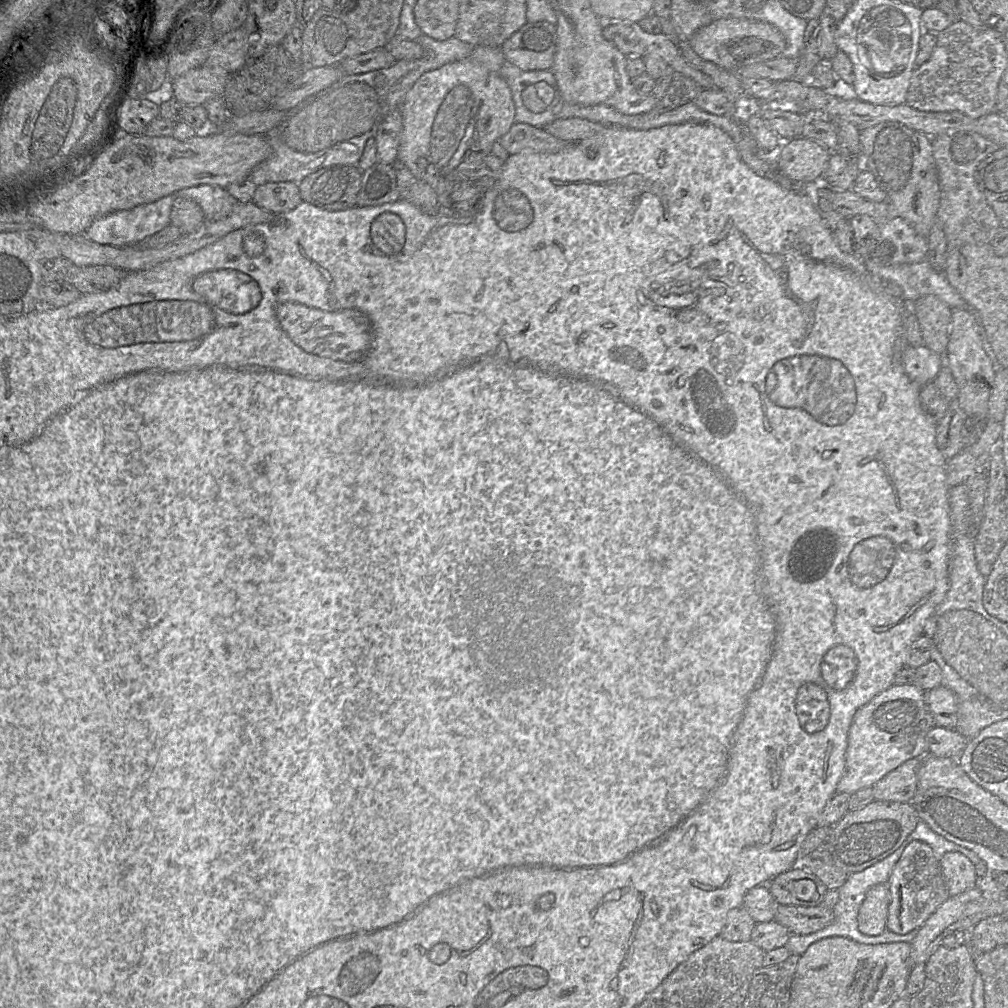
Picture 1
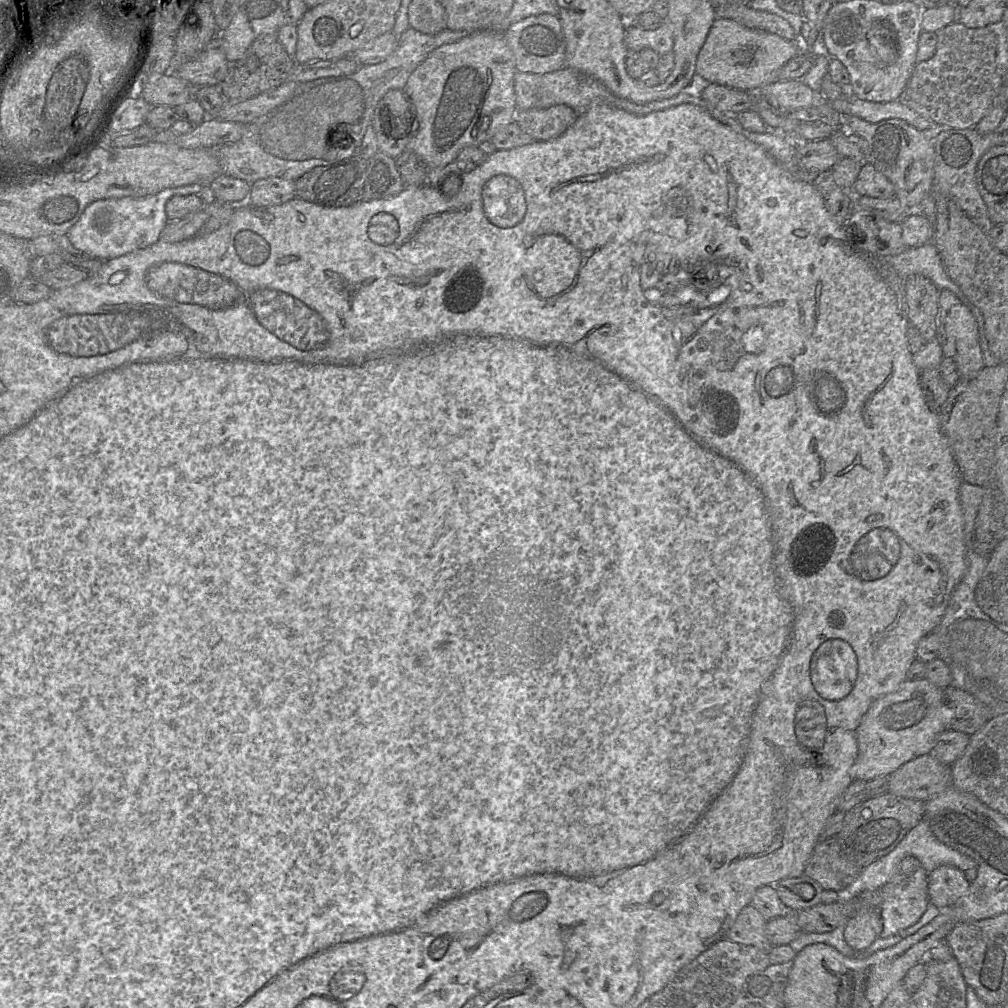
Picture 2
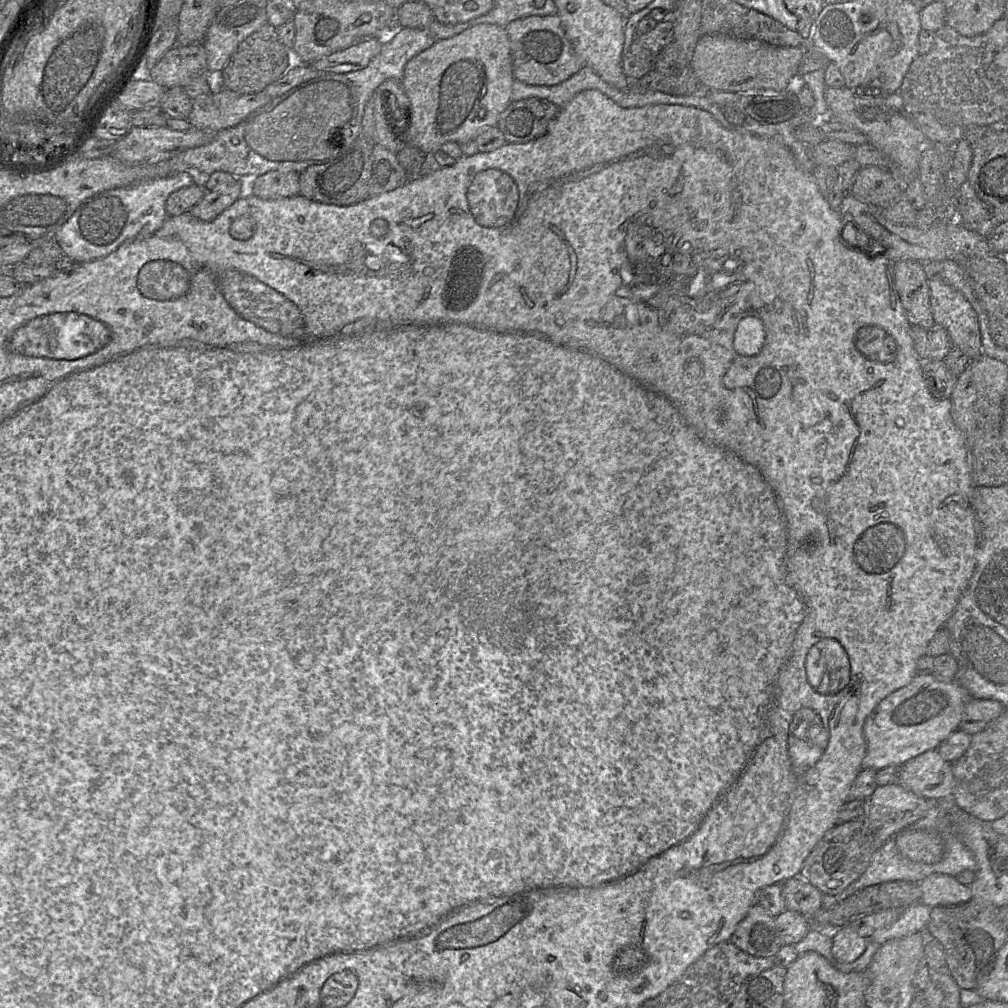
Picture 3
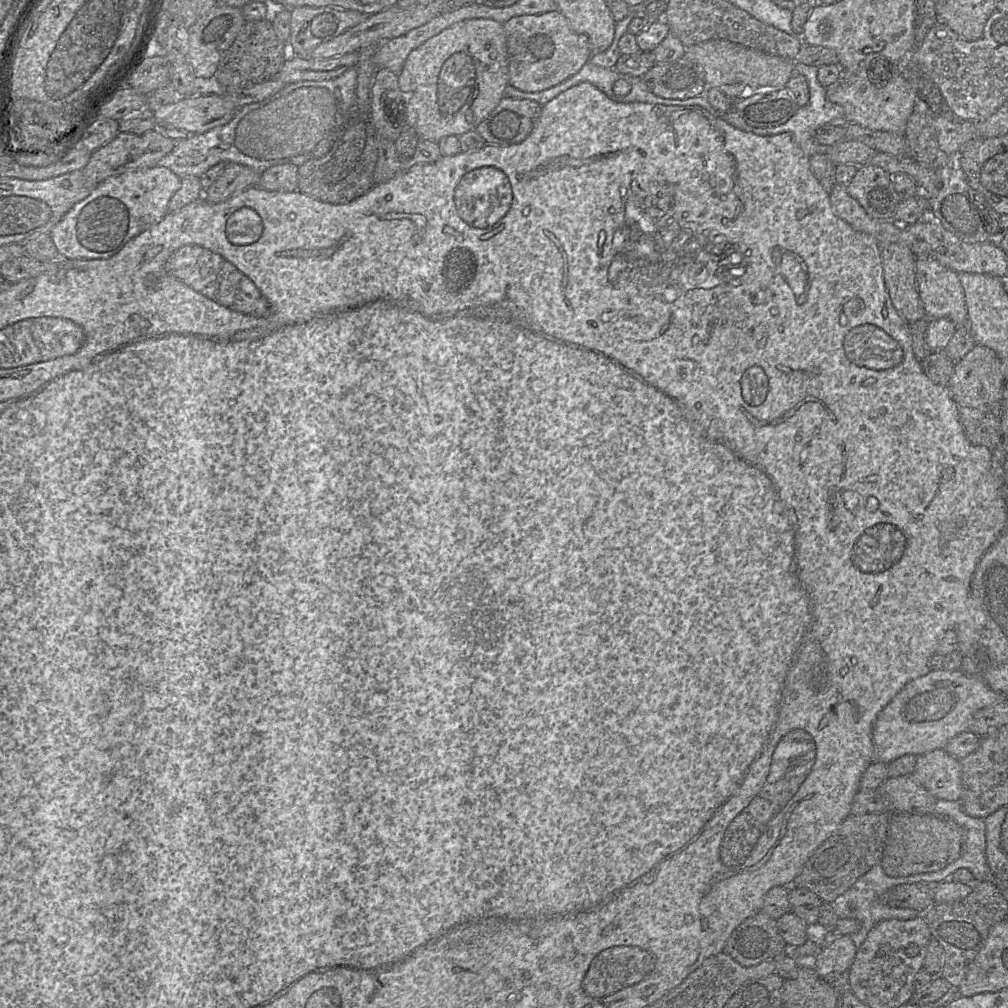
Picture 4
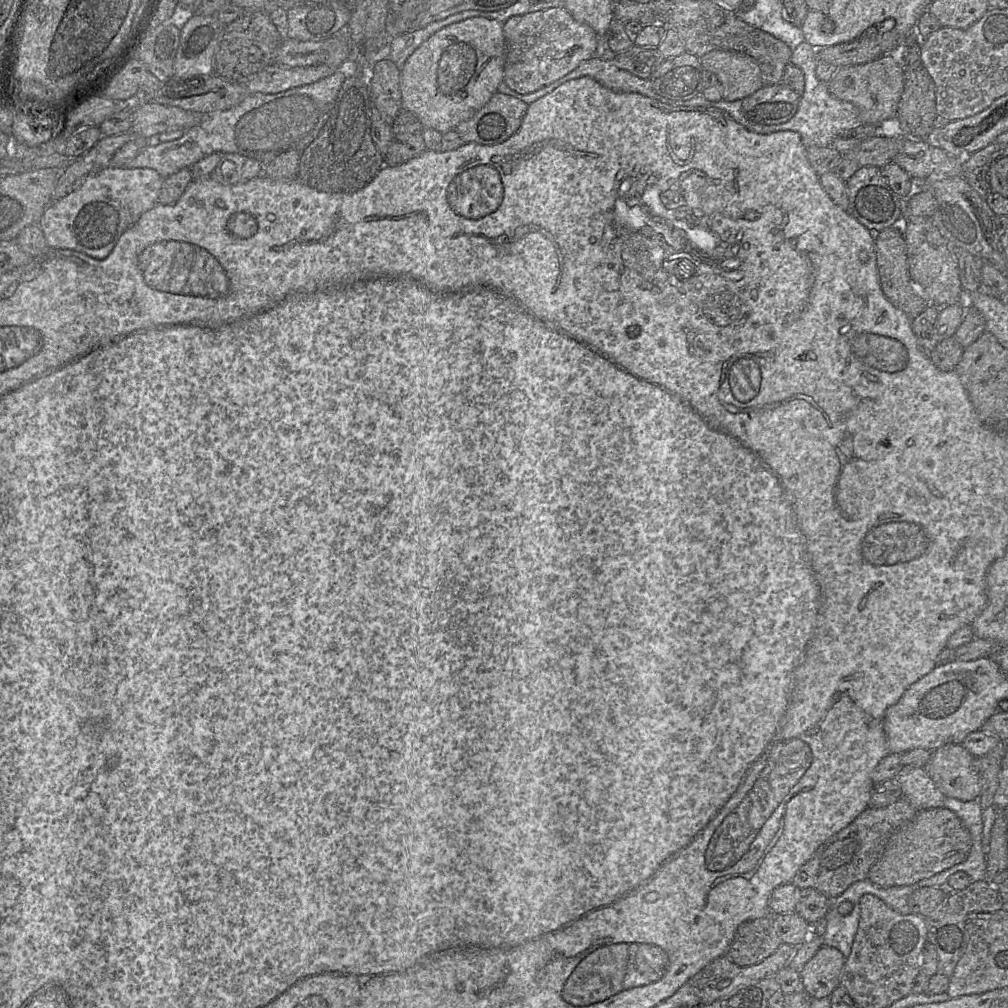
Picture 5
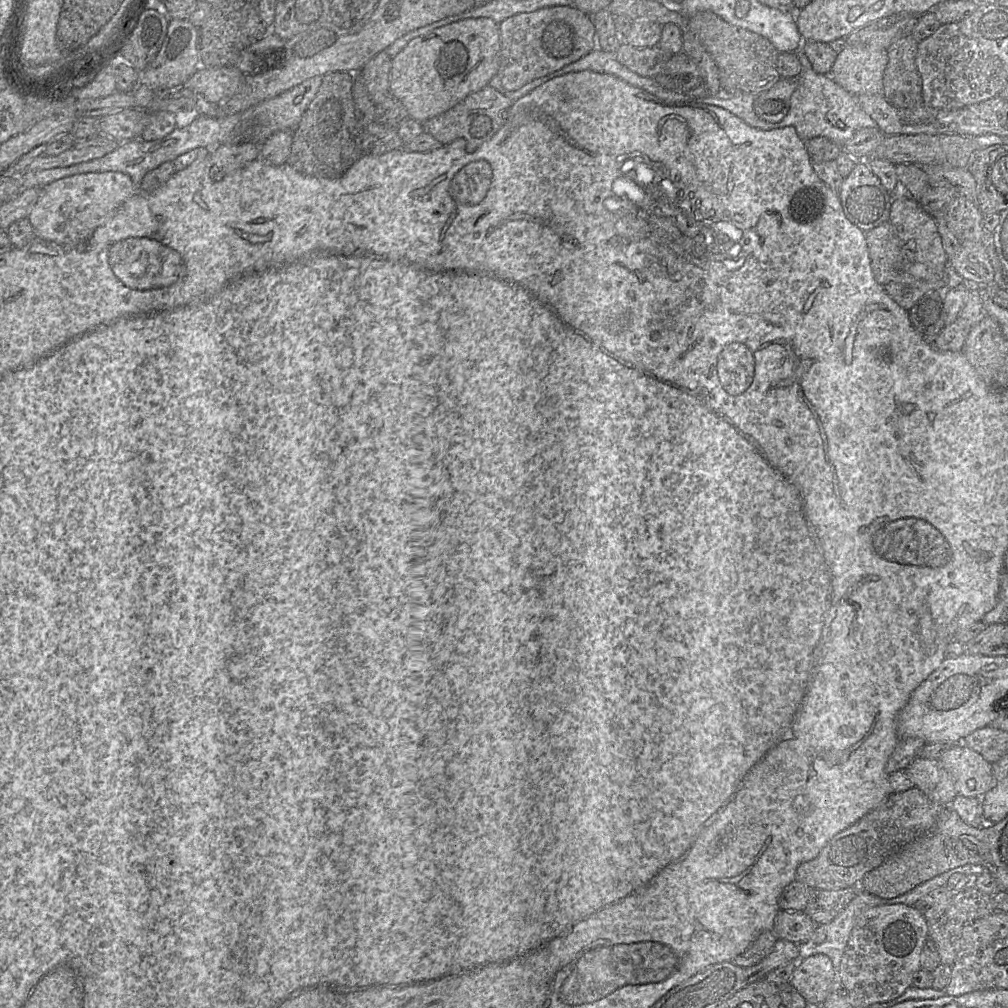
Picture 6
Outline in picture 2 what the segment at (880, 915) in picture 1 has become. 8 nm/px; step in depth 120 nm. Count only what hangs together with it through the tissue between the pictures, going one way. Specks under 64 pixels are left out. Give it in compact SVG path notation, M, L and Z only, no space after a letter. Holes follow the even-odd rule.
M876 908L859 909L845 924L844 939L855 950L868 948L882 930L882 920Z

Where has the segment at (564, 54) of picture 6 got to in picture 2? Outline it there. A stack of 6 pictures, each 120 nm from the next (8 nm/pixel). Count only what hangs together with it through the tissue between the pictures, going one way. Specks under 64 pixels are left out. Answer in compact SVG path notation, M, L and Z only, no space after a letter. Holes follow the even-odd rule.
M544 13L526 17L511 23L504 35L513 53L516 71L545 74L566 66L566 43L558 16Z

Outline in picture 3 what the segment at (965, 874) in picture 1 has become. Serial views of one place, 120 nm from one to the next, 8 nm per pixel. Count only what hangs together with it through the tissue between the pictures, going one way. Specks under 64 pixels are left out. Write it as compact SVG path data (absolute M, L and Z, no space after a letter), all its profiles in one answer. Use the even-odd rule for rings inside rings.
M931 874L919 883L920 902L930 908L939 906L956 906L970 901L970 886L962 885L950 875Z

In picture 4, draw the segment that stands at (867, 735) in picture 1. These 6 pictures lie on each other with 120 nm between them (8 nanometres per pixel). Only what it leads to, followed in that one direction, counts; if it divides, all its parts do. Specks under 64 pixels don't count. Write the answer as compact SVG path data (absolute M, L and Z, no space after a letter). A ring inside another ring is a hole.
M936 670L907 683L878 713L872 730L874 762L889 764L908 754L920 756L944 749L958 734L967 731L974 715L981 709L1006 700L981 678L963 671Z

